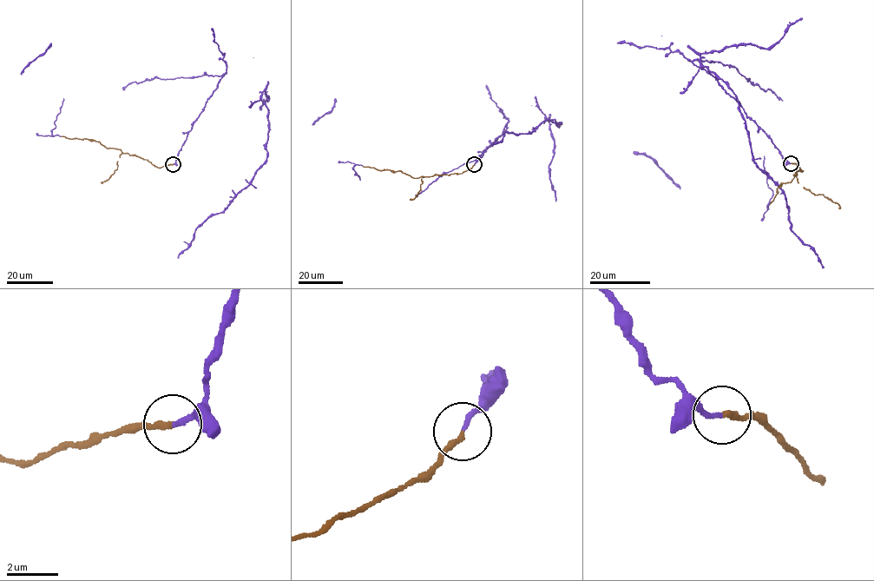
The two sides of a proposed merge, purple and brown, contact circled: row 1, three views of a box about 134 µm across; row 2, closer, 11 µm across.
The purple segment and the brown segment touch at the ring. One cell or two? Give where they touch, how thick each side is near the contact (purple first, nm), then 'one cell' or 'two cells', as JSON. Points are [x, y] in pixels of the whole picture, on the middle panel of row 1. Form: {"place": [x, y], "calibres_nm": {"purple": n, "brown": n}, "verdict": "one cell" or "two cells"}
{"place": [474, 164], "calibres_nm": {"purple": 180, "brown": 220}, "verdict": "one cell"}

